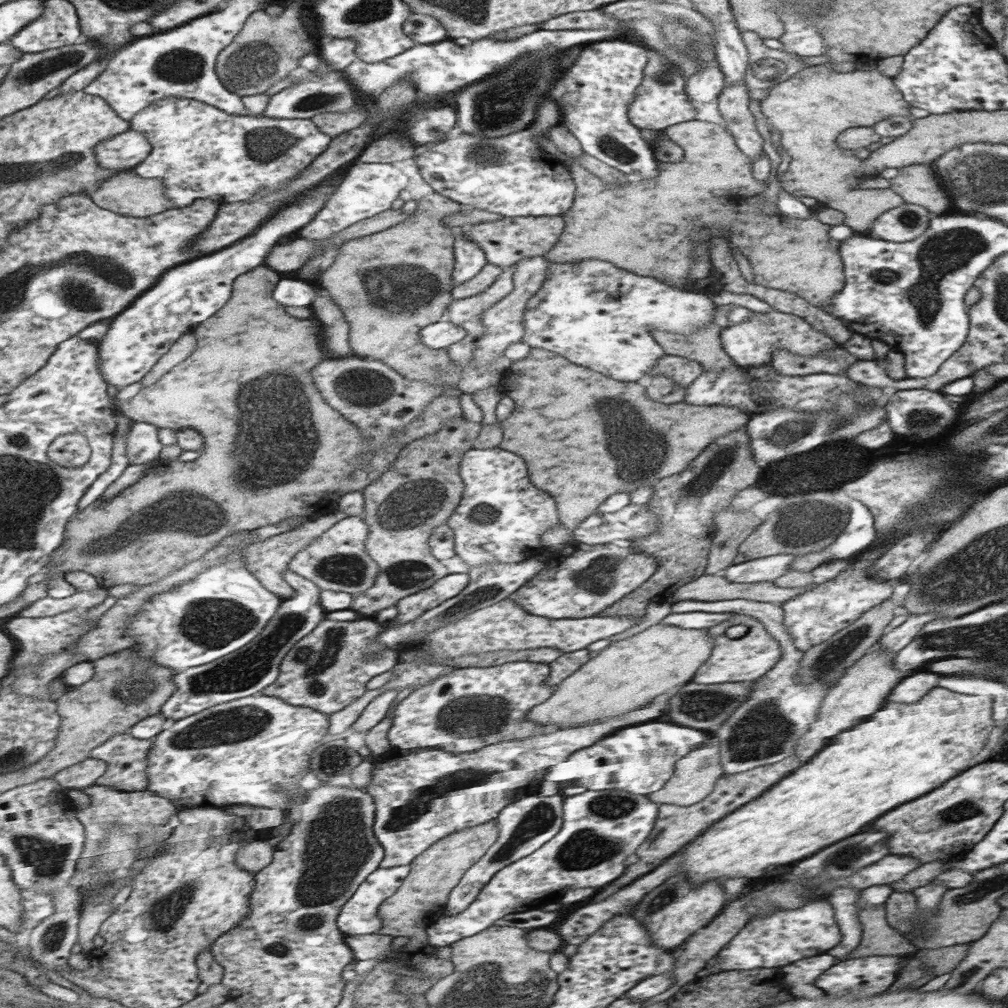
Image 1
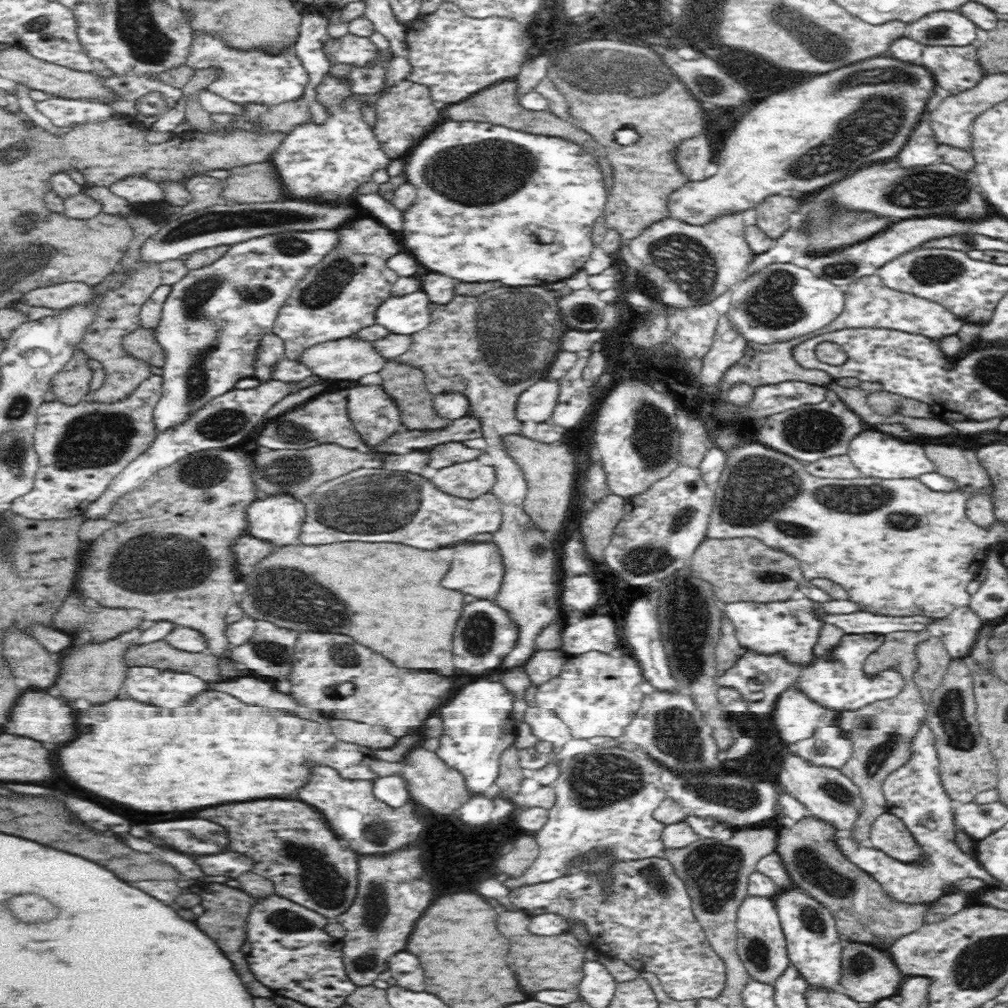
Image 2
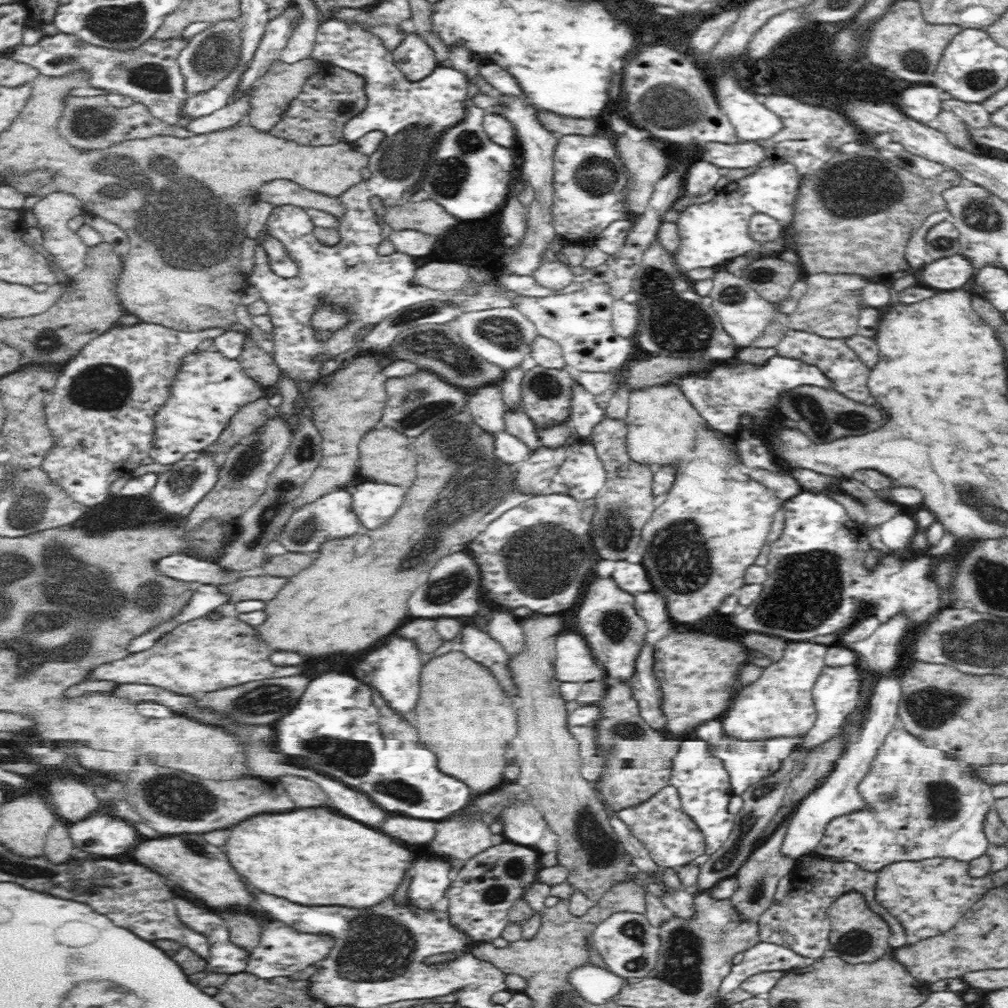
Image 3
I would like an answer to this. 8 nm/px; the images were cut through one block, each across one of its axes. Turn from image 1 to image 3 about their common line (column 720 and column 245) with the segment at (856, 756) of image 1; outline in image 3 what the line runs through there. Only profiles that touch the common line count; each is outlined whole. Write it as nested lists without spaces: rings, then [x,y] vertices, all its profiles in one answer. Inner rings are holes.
[[[302,808],[284,814],[256,816],[240,828],[232,828],[226,840],[226,856],[230,864],[244,876],[252,886],[266,894],[282,896],[290,902],[304,906],[350,906],[350,908],[370,908],[380,904],[394,894],[398,884],[404,880],[406,868],[412,864],[412,852],[404,846],[394,844],[394,840],[374,828],[364,828],[346,816],[332,812],[330,808]]]

